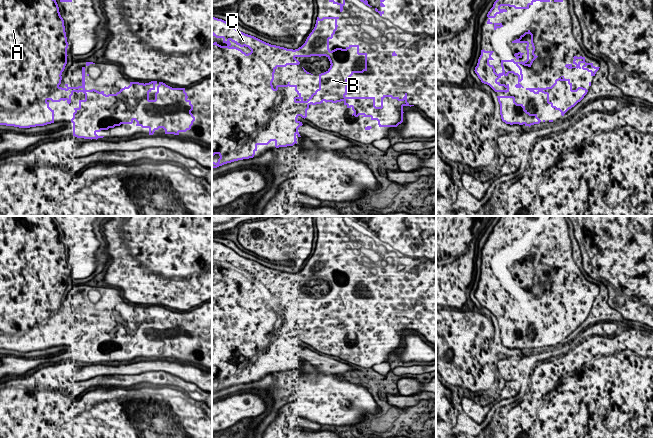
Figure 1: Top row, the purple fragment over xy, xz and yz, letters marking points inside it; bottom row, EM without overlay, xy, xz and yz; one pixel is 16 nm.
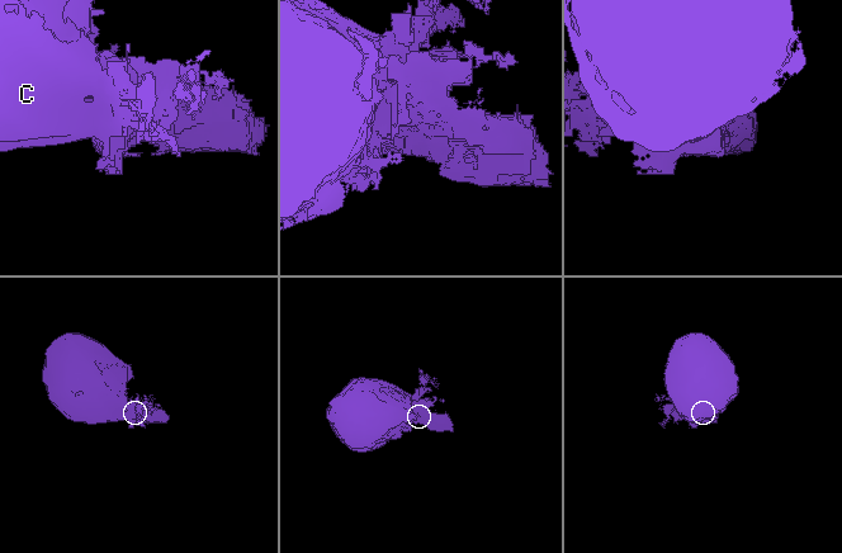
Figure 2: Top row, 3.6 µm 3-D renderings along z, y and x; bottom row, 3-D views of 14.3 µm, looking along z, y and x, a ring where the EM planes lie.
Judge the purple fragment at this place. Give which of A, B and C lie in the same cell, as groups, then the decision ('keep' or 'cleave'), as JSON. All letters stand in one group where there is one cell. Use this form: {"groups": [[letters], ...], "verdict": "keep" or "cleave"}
{"groups": [["A", "C"], ["B"]], "verdict": "cleave"}

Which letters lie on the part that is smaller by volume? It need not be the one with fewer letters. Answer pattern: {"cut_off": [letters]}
{"cut_off": ["B"]}

